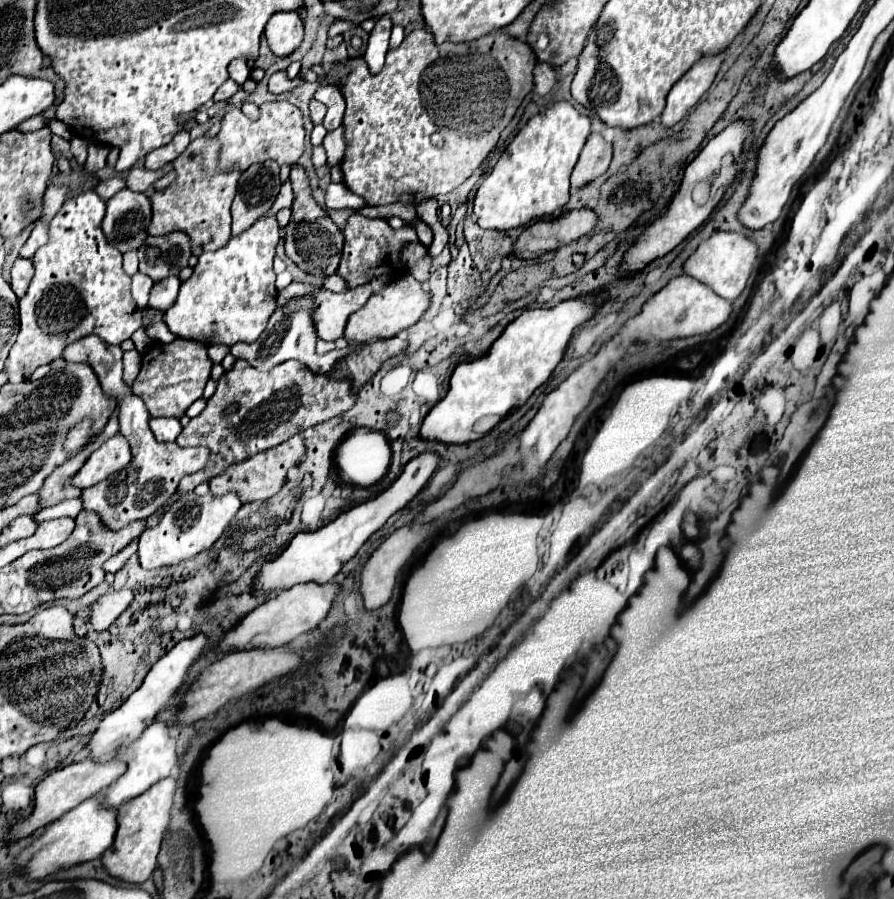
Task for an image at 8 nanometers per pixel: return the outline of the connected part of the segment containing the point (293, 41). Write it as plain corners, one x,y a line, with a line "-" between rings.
280,11
274,13
266,23
264,35
274,55
288,57
302,43
304,23
296,11

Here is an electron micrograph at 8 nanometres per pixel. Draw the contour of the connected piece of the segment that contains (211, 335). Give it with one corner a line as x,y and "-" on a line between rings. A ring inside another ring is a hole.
262,217
244,233
232,237
226,247
202,253
192,277
180,285
174,305
164,311
166,327
182,339
198,339
206,345
256,341
276,309
278,291
272,259
278,239
280,225
276,217
-
242,307
250,307
250,313

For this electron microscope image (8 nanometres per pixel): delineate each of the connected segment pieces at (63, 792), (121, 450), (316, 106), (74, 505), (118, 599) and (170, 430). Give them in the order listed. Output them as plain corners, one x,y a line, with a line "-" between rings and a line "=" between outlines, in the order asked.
82,759
78,763
72,763
64,769
58,769
58,771
52,771
48,777
44,777
38,785
36,785
36,799
34,799
34,809
28,817
16,821
12,825
12,829
8,831
8,835
4,837
6,845
12,845
24,837
30,837
34,831
54,823
56,819
60,819
64,813
68,813
70,809
78,807
82,801
94,797
96,793
100,793
102,789
106,789
110,783
114,783
122,773
124,773
126,765
122,765
120,761
106,761
106,763
94,763
94,761
88,761
88,759
=
118,433
110,437
106,443
102,443
80,467
80,471
72,477
72,485
78,489
86,489
96,485
98,481
106,479
108,475
120,471
130,463
130,447
126,445
126,439
=
312,99
312,101
310,101
310,119
312,119
312,123
314,123
314,125
322,123
324,115
326,115
326,105
320,103
320,101
316,101
316,99
=
68,499
68,501
60,501
54,507
42,509
34,519
36,521
48,521
48,519
60,519
60,517
76,517
82,511
82,501
80,499
=
130,589
110,591
98,597
90,607
90,625
94,627
94,631
108,629
118,619
118,615
132,603
132,599
134,595
=
156,417
150,419
150,429
158,441
176,441
182,425
178,417

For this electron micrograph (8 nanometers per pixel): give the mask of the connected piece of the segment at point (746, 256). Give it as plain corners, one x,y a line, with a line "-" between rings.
722,231
698,245
698,249
684,263
684,275
690,275
690,277
702,281
722,299
734,301
744,291
746,281
752,273
754,261
756,261
756,243
752,243
746,235

